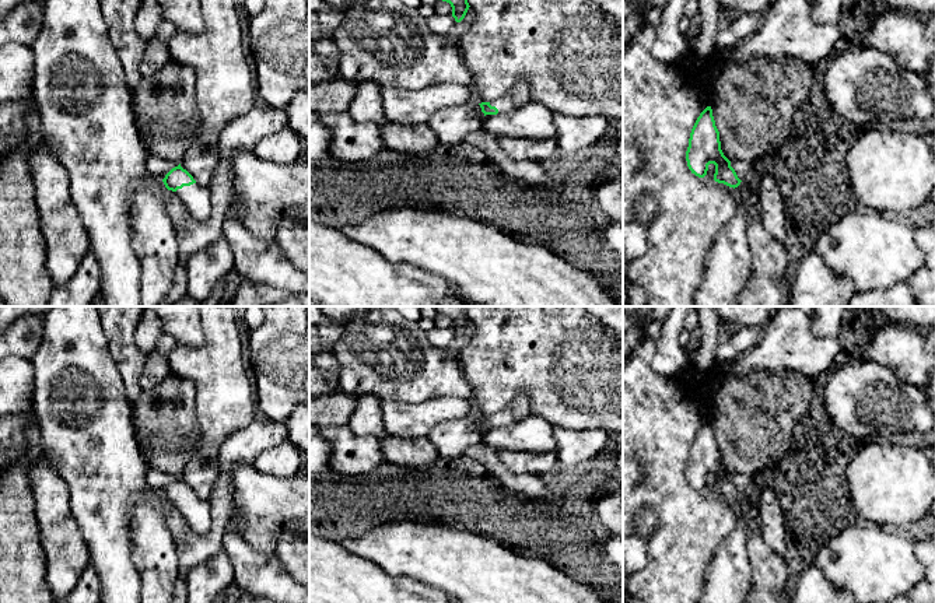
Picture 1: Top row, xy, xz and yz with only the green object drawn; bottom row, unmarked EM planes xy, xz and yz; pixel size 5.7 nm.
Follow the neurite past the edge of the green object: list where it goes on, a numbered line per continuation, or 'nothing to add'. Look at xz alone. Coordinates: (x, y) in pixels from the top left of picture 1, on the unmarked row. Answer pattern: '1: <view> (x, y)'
1: xz (508, 417)

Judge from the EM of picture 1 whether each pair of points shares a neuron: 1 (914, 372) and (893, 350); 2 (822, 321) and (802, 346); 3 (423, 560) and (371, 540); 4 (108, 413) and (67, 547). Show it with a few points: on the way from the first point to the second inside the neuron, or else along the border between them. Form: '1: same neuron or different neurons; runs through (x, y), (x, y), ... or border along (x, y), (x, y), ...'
1: same neuron; runs through (910, 367), (899, 356)
2: different neurons; border along (811, 321), (811, 329), (815, 333), (837, 337)
3: same neuron; runs through (410, 549), (384, 544)
4: different neurons; border along (67, 490), (70, 511), (88, 553)

